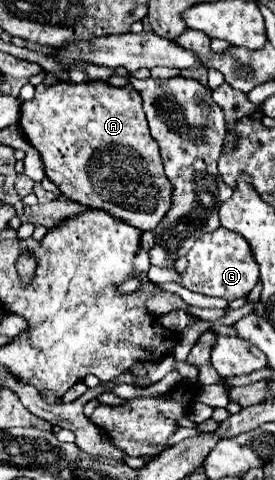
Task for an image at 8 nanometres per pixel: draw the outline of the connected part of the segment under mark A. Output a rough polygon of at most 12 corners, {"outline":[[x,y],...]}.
{"outline":[[130,83],[36,85],[20,127],[72,201],[142,231],[172,185]]}

